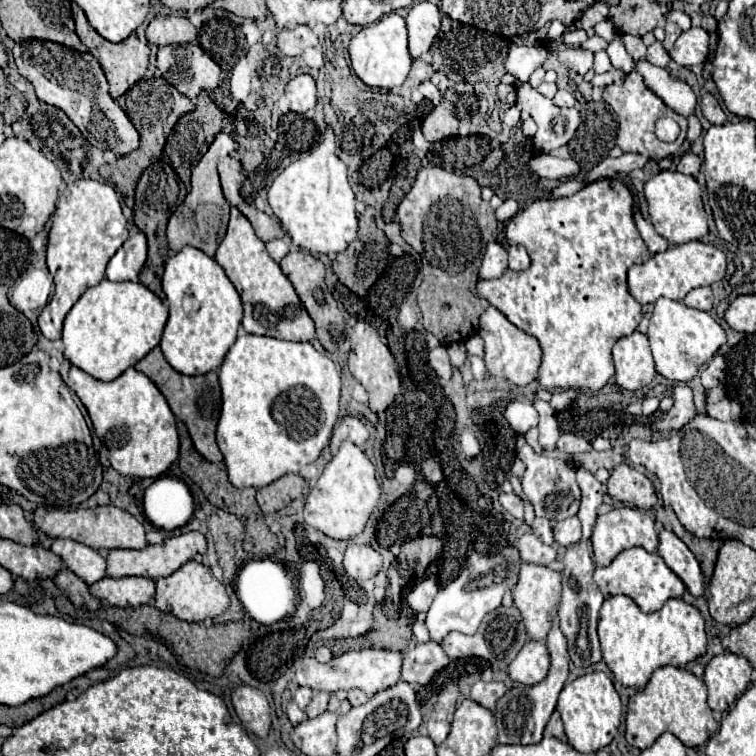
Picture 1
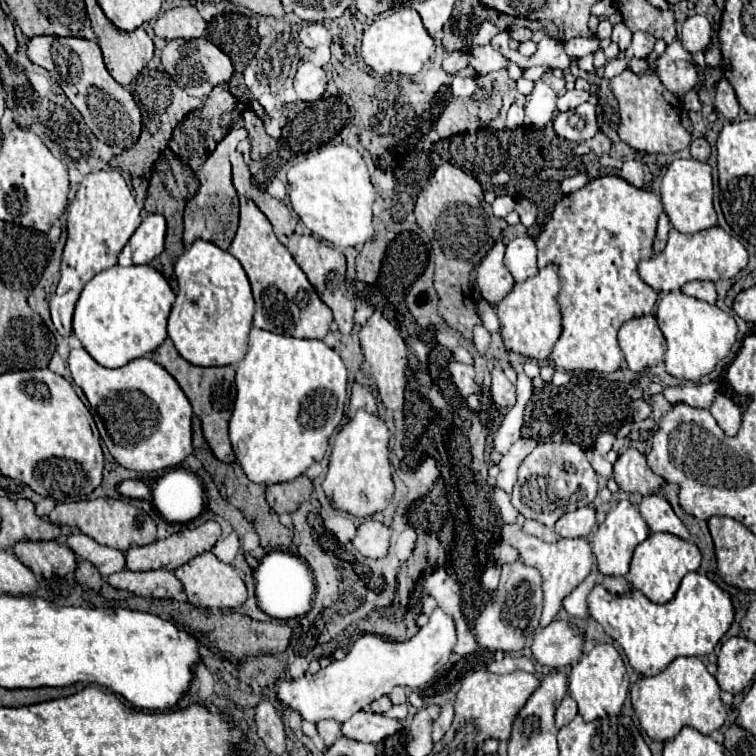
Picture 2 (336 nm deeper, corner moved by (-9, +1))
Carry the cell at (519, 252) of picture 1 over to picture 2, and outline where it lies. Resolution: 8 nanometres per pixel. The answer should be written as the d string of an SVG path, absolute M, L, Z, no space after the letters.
M520 236L514 238L508 246L506 246L506 254L504 254L504 266L508 268L508 272L514 276L516 282L524 282L530 276L536 276L538 266L536 266L536 238L532 236Z

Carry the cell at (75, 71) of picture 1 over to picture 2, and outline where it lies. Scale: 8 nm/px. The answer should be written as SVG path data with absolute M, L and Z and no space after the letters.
M34 36L30 38L26 52L34 64L44 66L54 76L54 80L60 84L68 100L76 106L86 126L94 132L98 140L120 148L130 148L136 144L142 126L140 108L134 102L132 94L124 86L116 84L116 80L110 76L102 60L100 46L96 42L74 36Z

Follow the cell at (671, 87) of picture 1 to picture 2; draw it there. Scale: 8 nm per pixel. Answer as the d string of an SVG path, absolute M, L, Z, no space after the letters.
M620 22L620 24L614 26L610 40L616 42L616 44L620 46L620 50L624 50L624 48L628 48L628 44L630 44L630 40L632 40L632 32L630 32L630 30Z

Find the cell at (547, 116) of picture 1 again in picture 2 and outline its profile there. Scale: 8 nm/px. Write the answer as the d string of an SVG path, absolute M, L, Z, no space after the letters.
M584 102L576 110L560 112L554 120L554 130L560 138L572 140L572 142L584 142L594 138L594 134L598 132L596 106L590 102Z

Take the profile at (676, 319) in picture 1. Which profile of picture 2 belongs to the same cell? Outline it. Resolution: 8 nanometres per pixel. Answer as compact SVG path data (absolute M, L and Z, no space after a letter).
M670 292L660 298L656 306L656 320L668 342L664 356L666 372L678 380L698 382L702 376L708 376L716 364L728 356L738 334L736 320L730 314L682 292Z

